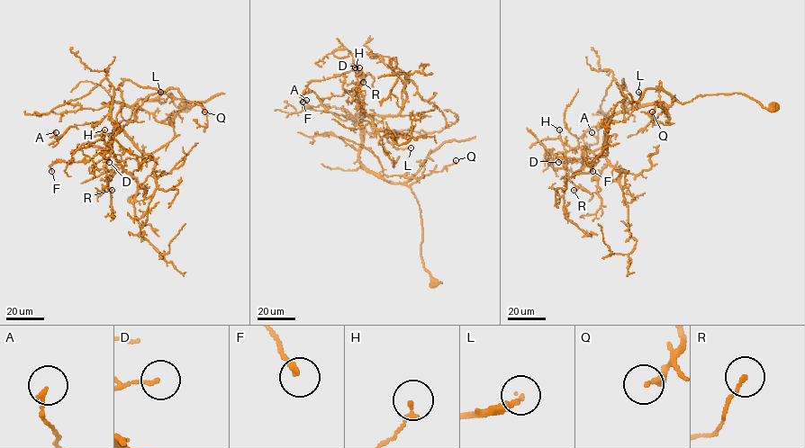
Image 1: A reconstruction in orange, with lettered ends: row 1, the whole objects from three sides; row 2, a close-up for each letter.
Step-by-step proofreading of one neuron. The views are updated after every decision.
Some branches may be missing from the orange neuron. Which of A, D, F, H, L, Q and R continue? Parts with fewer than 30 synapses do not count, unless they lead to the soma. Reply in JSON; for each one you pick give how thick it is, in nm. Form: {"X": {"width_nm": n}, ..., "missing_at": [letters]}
{"missing_at": []}

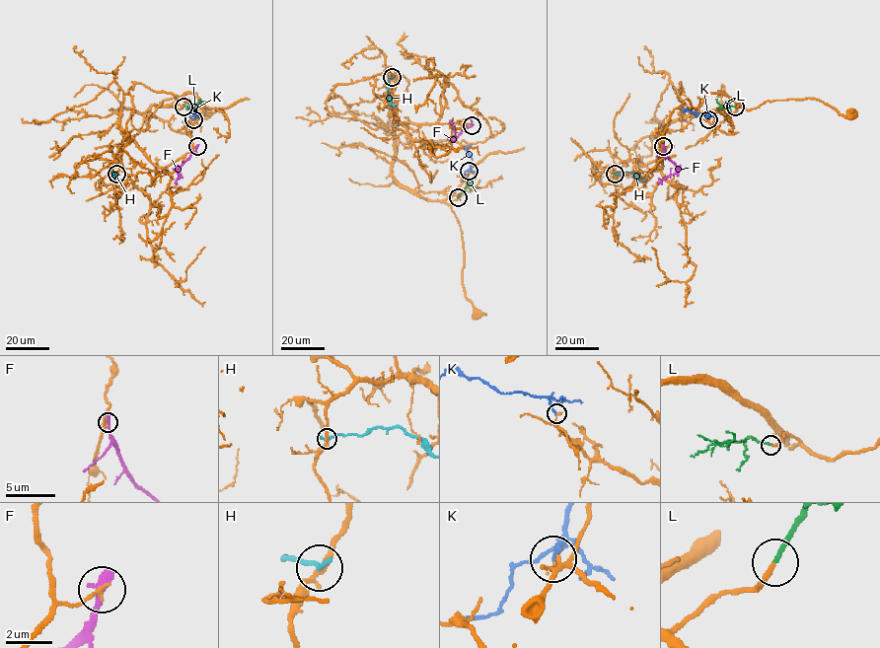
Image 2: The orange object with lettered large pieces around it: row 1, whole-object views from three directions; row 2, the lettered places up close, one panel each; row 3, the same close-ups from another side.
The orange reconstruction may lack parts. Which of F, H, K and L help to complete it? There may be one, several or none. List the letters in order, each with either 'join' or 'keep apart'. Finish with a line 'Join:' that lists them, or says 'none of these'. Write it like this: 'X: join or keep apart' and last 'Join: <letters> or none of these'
F: keep apart
H: keep apart
K: keep apart
L: join
Join: L

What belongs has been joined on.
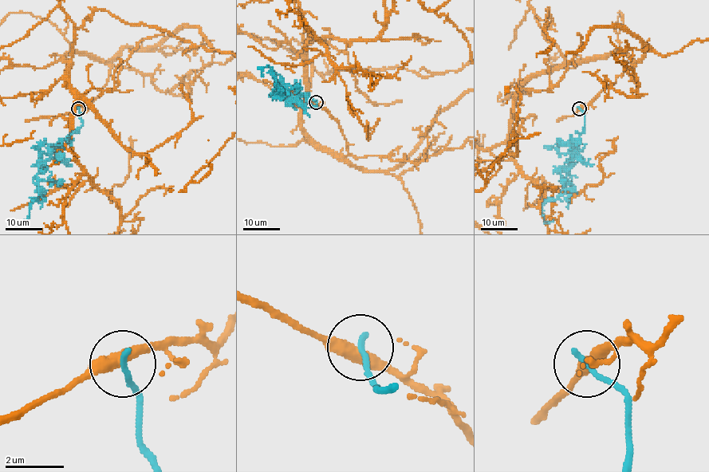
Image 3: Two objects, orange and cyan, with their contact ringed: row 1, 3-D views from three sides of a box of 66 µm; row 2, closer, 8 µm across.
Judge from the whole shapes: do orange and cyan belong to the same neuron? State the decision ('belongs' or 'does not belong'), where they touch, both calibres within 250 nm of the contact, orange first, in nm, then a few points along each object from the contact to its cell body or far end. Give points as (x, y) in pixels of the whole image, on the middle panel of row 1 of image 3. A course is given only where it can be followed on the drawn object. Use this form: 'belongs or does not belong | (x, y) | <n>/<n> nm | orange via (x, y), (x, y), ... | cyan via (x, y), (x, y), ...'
does not belong | (316, 102) | 420/200 nm | orange via (315, 102), (337, 121), (344, 157), (397, 177), (408, 193), (419, 220) | cyan via (315, 102), (320, 107), (313, 107), (301, 92), (292, 96), (274, 89), (277, 81), (268, 65), (261, 76)

